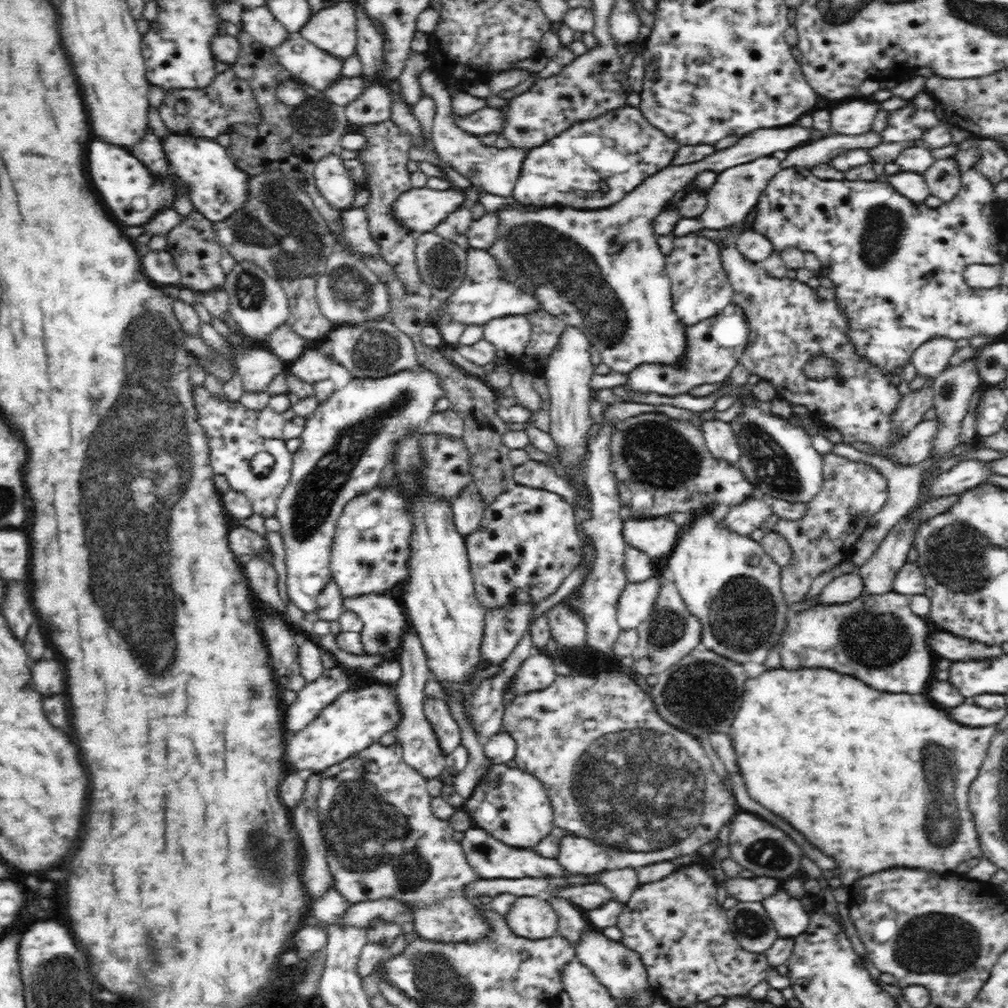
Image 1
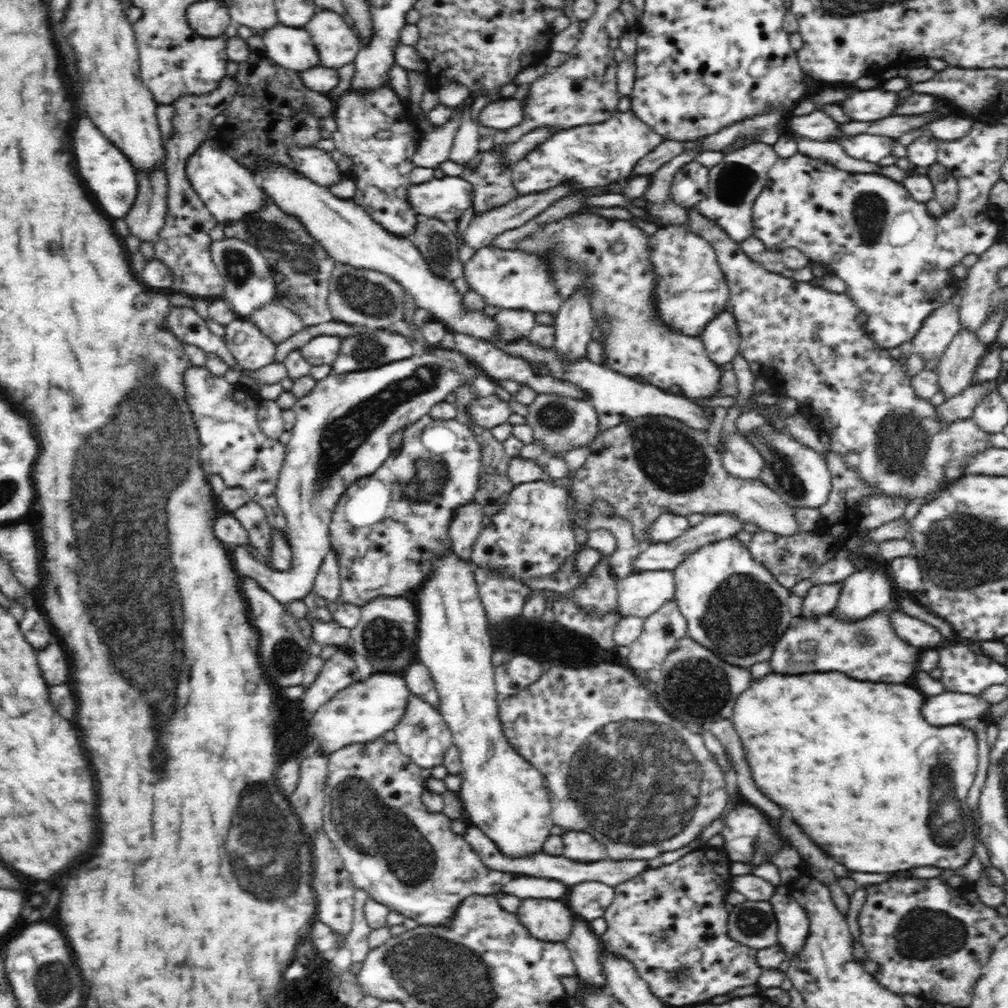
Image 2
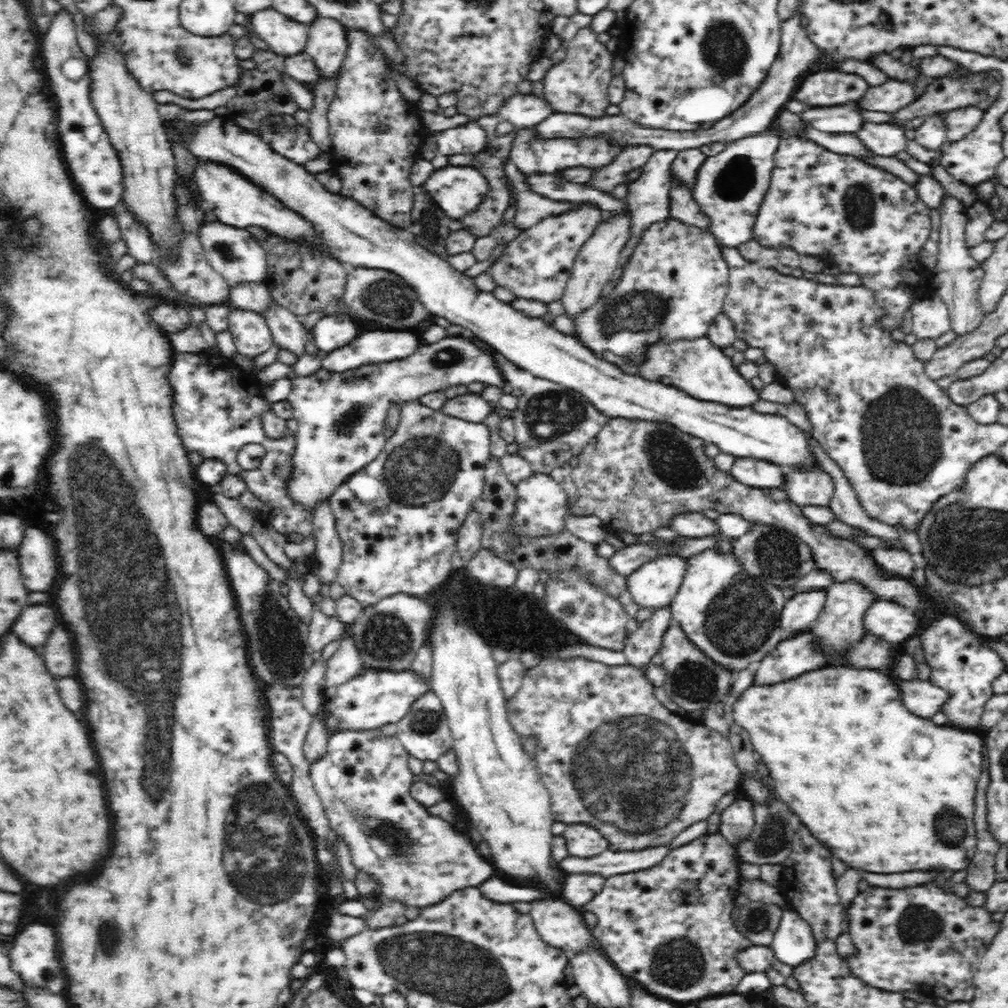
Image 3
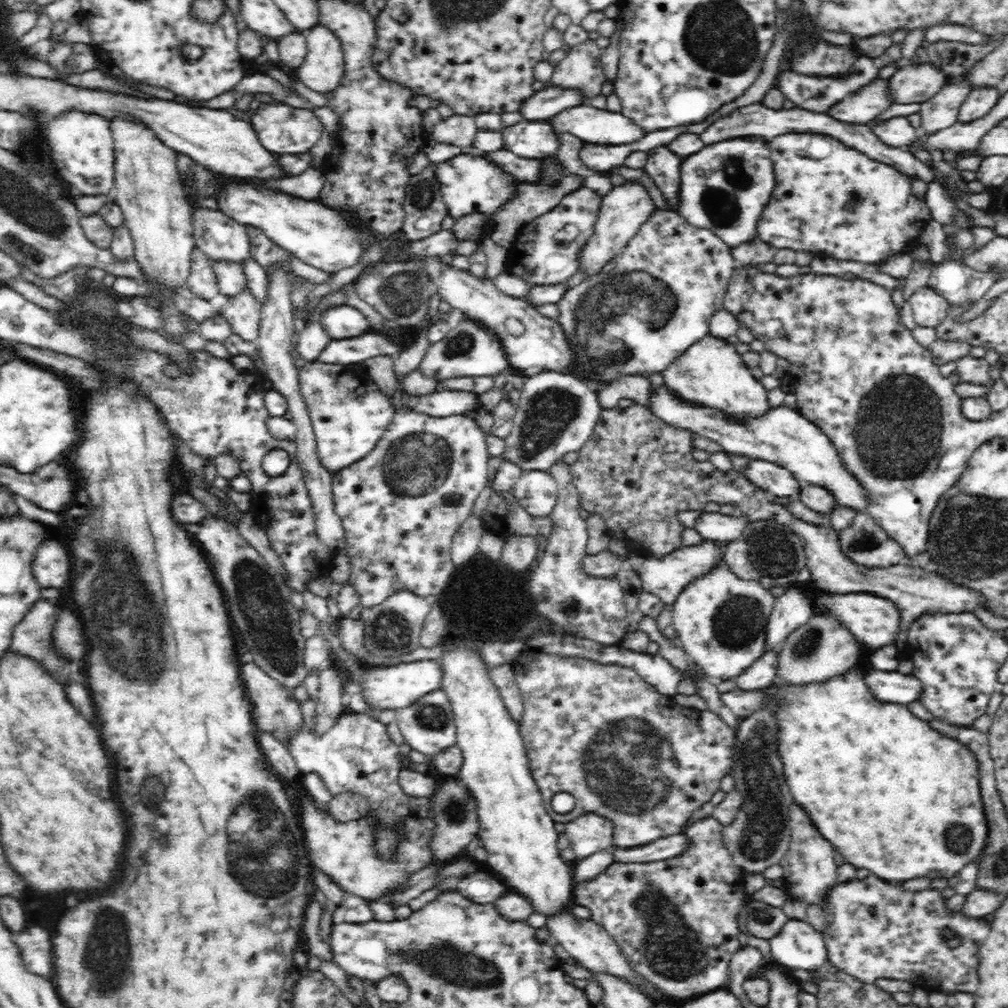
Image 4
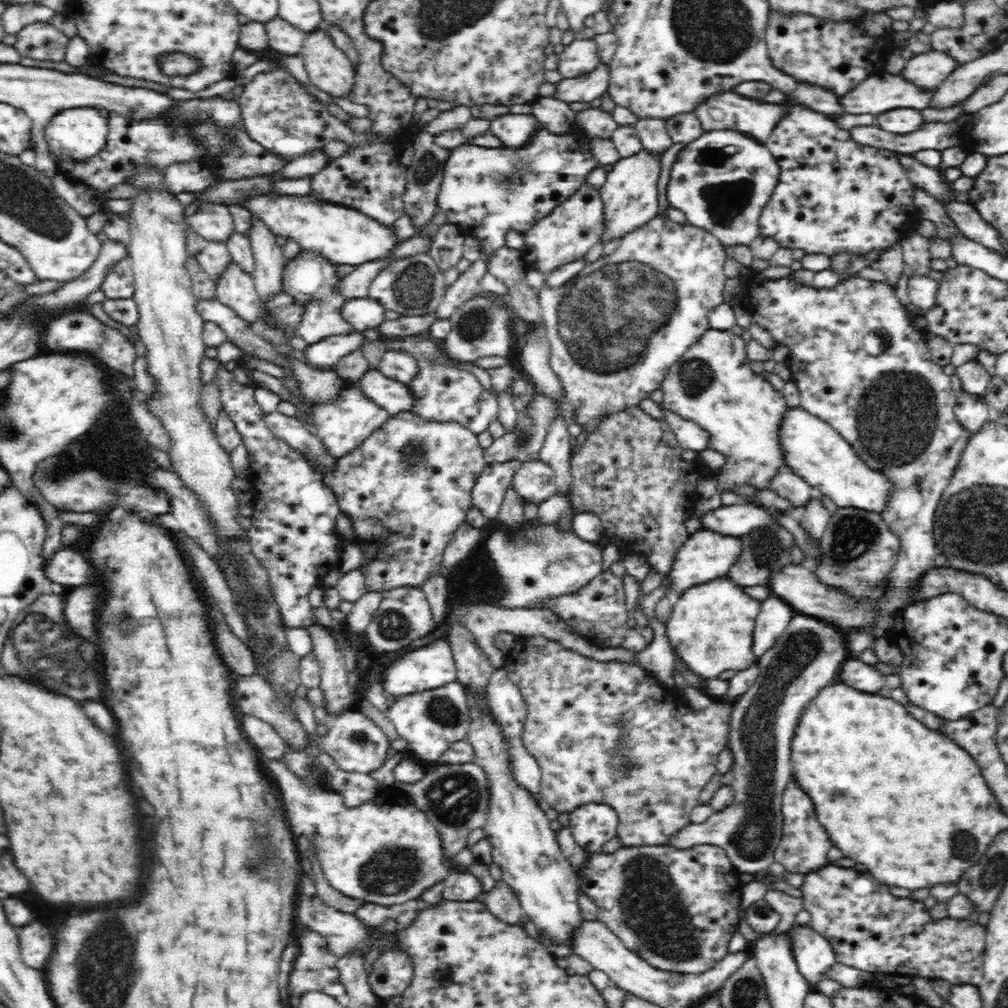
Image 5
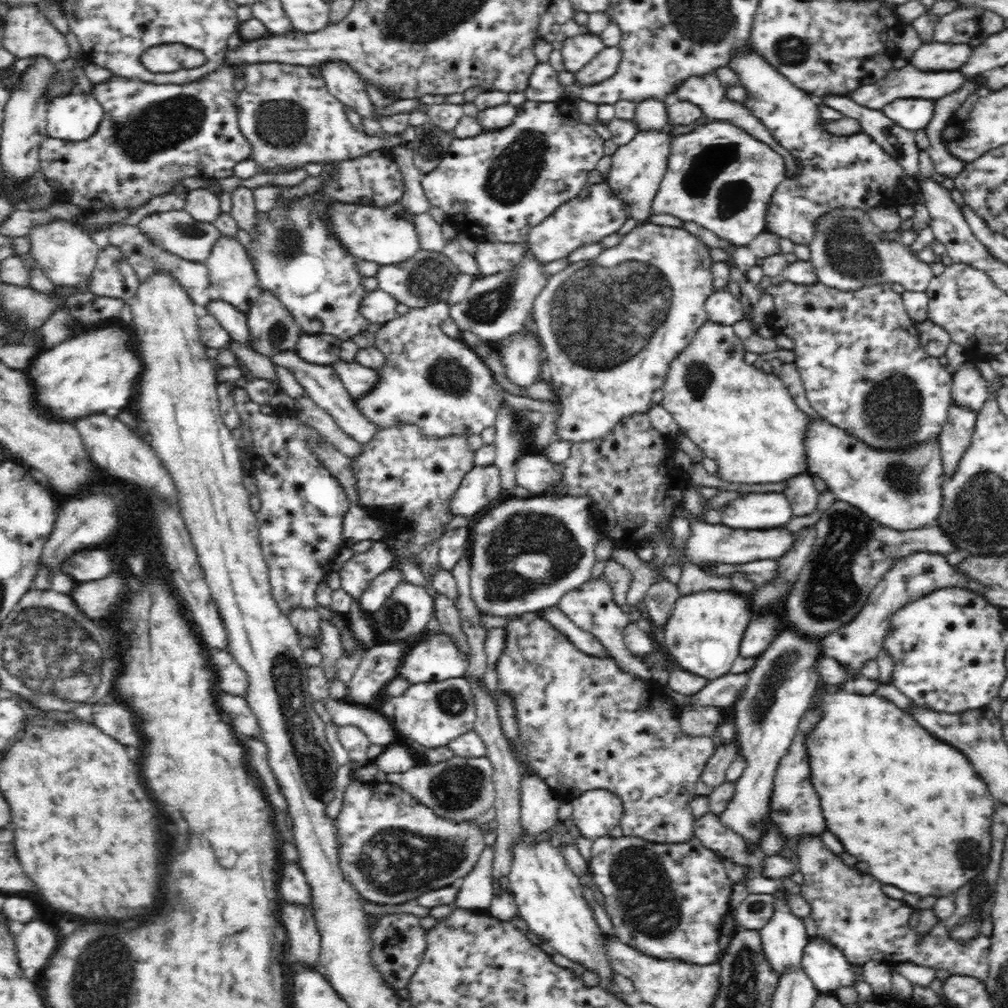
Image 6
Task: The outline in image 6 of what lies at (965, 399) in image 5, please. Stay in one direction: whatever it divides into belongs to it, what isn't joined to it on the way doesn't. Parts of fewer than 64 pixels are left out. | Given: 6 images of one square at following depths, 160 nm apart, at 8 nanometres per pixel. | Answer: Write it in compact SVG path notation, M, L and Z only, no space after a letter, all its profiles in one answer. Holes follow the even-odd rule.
M954 403L949 408L948 418L939 436L944 475L956 472L960 456L970 444L976 419L977 412L967 406Z

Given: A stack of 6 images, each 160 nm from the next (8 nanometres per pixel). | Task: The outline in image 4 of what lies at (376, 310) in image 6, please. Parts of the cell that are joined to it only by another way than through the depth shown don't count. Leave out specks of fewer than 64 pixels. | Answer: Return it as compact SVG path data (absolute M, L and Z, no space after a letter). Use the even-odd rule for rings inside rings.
M346 304L321 311L318 323L325 328L330 341L360 336L371 331L366 317L358 309Z

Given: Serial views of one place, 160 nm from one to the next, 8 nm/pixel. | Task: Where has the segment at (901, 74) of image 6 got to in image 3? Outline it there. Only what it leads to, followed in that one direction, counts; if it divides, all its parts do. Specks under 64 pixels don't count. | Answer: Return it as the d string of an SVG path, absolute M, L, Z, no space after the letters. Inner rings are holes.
M856 101L834 108L810 107L801 113L801 120L804 125L810 124L815 130L827 134L854 134L865 124L858 110L860 106Z

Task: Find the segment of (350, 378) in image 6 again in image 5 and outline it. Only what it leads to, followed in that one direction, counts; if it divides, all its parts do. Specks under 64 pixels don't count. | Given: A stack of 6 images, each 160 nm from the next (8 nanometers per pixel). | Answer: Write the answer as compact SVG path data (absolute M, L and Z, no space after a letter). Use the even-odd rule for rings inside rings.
M370 369L356 383L367 398L387 414L412 412L414 408L415 399L409 387L384 376L379 370Z

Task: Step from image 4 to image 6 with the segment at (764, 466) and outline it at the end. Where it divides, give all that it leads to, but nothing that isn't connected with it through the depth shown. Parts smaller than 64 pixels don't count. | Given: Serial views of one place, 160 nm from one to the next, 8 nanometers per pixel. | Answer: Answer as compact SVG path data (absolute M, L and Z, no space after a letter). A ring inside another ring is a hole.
M807 474L794 476L784 481L783 496L790 502L795 516L808 516L817 508L819 494L814 486L814 480Z

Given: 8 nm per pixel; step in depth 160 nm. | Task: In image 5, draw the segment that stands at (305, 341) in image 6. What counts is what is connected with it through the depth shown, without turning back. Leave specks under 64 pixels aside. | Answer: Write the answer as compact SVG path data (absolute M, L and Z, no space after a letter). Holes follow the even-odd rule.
M358 331L348 335L329 336L311 344L304 350L305 362L323 369L332 369L333 366L347 354L360 351L370 341Z

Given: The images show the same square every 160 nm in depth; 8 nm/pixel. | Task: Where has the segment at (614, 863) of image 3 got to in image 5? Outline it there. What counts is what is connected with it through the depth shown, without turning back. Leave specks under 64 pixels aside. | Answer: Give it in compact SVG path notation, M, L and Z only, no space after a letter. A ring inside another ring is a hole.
M796 614L780 635L780 638L758 658L759 675L755 683L731 703L729 720L729 750L733 756L731 773L734 777L731 787L735 797L732 804L722 812L714 812L703 821L692 821L681 832L673 835L666 845L674 848L690 848L694 845L711 844L725 850L730 862L740 874L766 872L775 861L775 848L782 839L783 812L782 795L786 785L792 780L793 764L790 754L794 730L801 720L802 712L822 688L836 682L843 662L850 658L846 650L844 632L835 625L804 614Z

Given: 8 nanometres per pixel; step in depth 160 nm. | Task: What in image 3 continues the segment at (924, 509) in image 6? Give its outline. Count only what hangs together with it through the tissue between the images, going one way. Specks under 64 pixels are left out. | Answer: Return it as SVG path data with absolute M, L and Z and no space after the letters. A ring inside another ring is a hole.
M214 118L206 126L198 126L194 132L184 128L180 120L166 122L172 124L174 128L180 130L180 134L186 138L189 150L196 158L206 160L209 163L222 163L235 168L243 176L249 179L257 187L276 197L286 207L298 212L302 219L306 219L316 236L322 239L326 244L327 252L340 263L346 263L356 268L376 268L377 270L386 270L400 277L406 285L416 291L418 301L424 305L424 308L431 316L446 318L452 325L460 326L467 331L474 333L484 345L491 351L500 352L506 360L510 360L522 370L527 370L530 374L541 379L548 379L556 384L565 386L576 392L582 393L600 413L606 415L609 419L614 417L624 417L630 420L645 420L666 422L674 425L679 430L687 432L696 438L716 444L719 450L735 457L752 457L754 459L768 461L778 464L781 468L802 468L815 460L814 453L810 451L810 445L806 438L806 432L800 431L796 426L790 424L788 419L782 414L756 414L750 407L730 407L720 403L708 403L703 400L695 399L693 396L686 394L683 390L670 385L664 385L661 381L646 380L640 375L630 375L625 373L618 365L609 363L600 359L597 353L591 351L586 345L583 345L572 336L564 336L556 328L544 324L540 317L527 317L522 311L513 308L512 304L498 302L494 294L490 291L478 291L474 279L468 278L464 273L454 269L448 260L436 255L432 251L424 248L407 229L401 229L385 220L378 218L372 211L364 208L362 204L356 202L350 197L340 196L330 192L305 166L296 164L288 157L274 152L269 144L262 142L262 138L244 132L239 126L234 126L230 122L224 122L222 118Z

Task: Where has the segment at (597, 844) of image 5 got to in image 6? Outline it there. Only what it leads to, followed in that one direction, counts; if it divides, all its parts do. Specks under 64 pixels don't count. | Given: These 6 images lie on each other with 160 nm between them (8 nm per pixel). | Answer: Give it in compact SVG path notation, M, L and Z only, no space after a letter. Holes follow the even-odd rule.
M608 789L584 791L580 796L574 796L570 803L573 806L571 822L578 827L578 831L582 832L582 837L591 841L610 834L611 829L620 824L624 812L622 799Z

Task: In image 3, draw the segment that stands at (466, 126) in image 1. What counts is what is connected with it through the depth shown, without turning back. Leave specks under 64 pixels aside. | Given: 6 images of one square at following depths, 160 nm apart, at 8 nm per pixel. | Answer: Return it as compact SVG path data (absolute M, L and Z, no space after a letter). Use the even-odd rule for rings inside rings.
M530 93L510 96L498 108L498 117L513 125L516 130L533 129L553 114L544 97Z

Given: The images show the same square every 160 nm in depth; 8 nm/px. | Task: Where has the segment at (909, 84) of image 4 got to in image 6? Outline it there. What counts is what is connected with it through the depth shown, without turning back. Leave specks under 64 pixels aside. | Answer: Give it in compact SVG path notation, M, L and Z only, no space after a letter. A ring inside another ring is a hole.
M923 44L909 63L922 72L946 72L960 69L970 57L972 49L966 44Z

